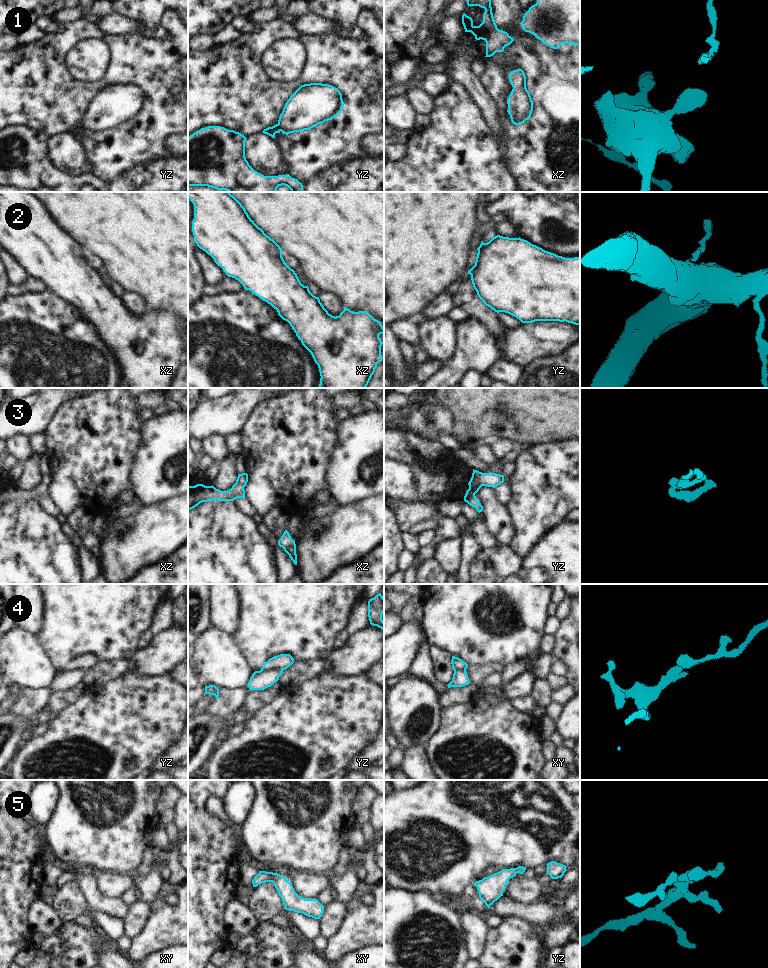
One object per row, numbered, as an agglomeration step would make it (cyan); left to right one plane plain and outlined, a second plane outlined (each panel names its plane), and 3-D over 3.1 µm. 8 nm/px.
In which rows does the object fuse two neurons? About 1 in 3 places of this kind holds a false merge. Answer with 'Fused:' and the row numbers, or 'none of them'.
Fused: 2, 3, 4

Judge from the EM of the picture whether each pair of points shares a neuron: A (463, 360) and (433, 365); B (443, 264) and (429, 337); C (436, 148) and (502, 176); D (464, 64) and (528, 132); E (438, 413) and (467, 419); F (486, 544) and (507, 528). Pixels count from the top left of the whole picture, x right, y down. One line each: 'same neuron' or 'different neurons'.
A: different neurons
B: different neurons
C: same neuron
D: different neurons
E: different neurons
F: different neurons

